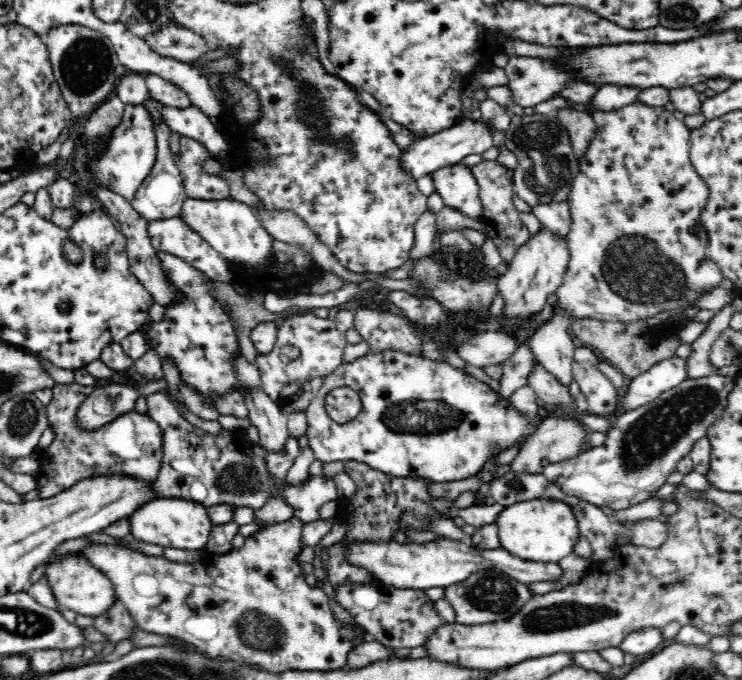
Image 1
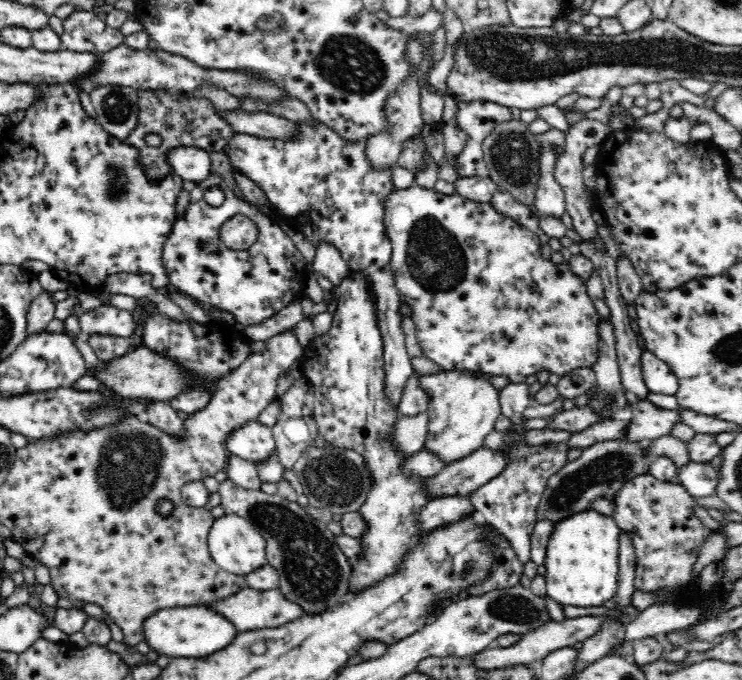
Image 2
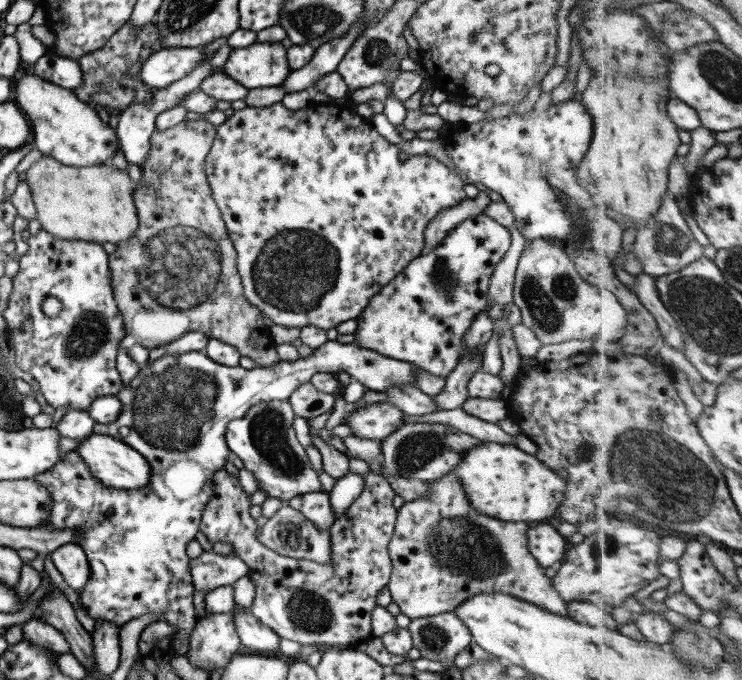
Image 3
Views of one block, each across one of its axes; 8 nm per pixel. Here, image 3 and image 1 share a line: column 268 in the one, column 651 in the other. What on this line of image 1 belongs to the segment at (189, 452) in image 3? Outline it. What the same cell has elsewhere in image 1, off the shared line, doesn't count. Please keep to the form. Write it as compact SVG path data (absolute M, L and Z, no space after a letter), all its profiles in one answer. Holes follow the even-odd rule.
M674 355L672 358L656 362L650 370L627 380L627 393L622 399L626 411L654 402L663 392L682 384L686 380L686 361Z

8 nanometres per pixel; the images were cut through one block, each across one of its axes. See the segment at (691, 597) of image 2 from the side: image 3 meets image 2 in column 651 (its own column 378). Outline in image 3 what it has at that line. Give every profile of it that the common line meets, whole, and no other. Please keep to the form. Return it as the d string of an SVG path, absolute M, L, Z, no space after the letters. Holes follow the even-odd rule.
M225 469L215 470L211 482L211 498L207 500L199 530L207 540L226 542L231 546L231 551L247 565L247 577L251 583L255 596L249 607L250 614L267 629L270 629L279 639L297 642L300 645L315 645L326 648L350 648L367 639L370 635L370 615L375 608L377 592L389 580L391 563L387 554L387 544L393 532L396 509L391 500L395 492L391 485L377 473L369 471L363 475L363 490L351 502L351 506L332 522L329 530L330 562L316 563L311 560L284 557L271 549L263 546L257 540L258 528L255 520L249 515L249 494L242 490L239 480L227 473Z

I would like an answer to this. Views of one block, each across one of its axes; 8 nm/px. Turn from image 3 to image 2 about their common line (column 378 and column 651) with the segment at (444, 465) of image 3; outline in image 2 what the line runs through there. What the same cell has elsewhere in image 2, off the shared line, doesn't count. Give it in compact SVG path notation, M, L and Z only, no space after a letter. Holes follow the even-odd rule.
M609 440L597 442L581 451L581 455L568 461L548 480L536 514L538 520L560 522L573 514L588 509L596 496L612 498L636 476L648 473L653 457L648 456L649 442L630 442L629 440Z

